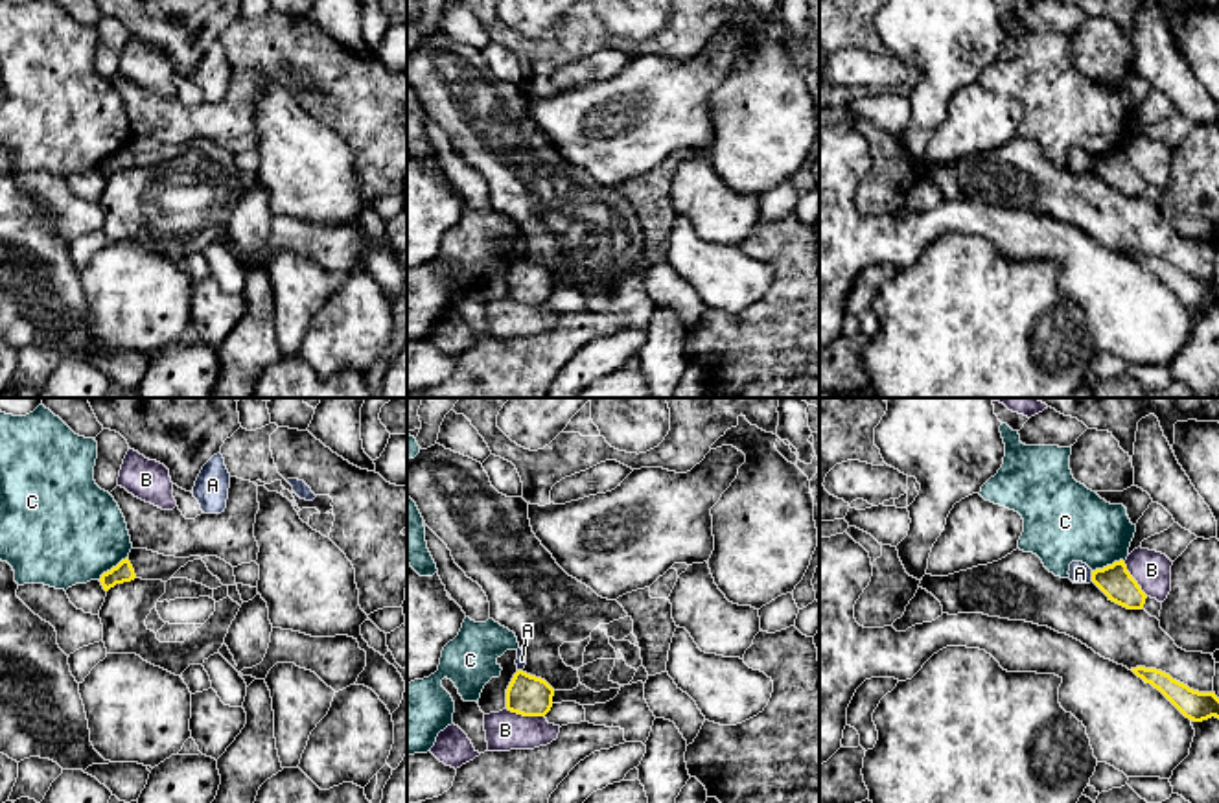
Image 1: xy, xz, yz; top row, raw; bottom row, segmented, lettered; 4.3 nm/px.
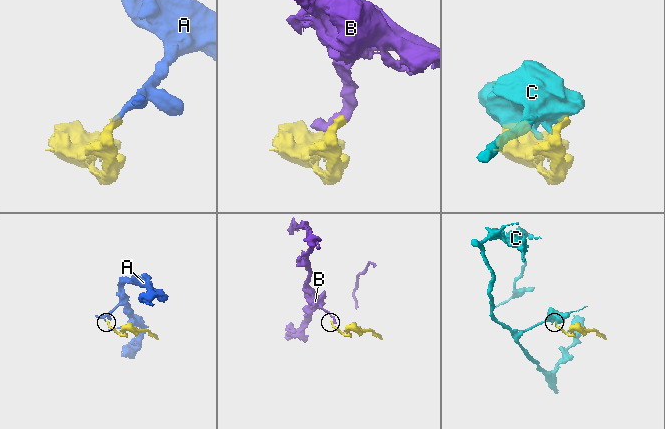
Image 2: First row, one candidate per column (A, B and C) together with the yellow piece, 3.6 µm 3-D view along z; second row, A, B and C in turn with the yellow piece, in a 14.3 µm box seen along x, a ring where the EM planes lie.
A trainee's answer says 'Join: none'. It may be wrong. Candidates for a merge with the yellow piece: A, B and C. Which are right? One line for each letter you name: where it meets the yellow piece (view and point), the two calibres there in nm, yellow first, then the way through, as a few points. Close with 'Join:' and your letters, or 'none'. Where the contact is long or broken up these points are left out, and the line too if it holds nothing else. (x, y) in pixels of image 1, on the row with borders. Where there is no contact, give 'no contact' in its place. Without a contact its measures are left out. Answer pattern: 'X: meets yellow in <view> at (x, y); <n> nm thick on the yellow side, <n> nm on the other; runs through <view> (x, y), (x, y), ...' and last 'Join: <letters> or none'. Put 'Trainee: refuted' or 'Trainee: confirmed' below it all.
Join: none
Trainee: confirmed

